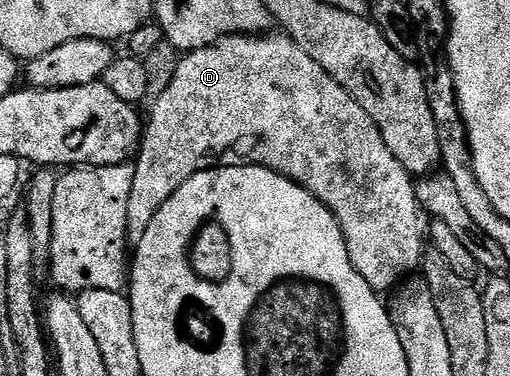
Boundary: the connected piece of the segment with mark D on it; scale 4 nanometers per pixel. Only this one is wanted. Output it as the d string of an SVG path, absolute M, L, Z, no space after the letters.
M266 33L261 37L257 35L229 35L227 39L213 43L211 47L191 51L179 58L176 77L172 77L172 85L168 85L168 89L153 100L154 108L151 109L150 119L148 115L148 122L142 132L142 141L134 163L132 197L128 197L127 240L131 244L137 245L140 237L144 237L152 217L156 217L156 213L160 213L160 205L164 205L164 201L168 201L168 197L172 197L172 193L176 193L176 189L180 189L180 185L184 185L184 181L196 177L196 173L210 171L213 167L236 167L239 165L266 167L269 171L280 173L291 179L296 185L308 189L308 193L312 193L312 197L319 199L334 214L342 230L342 236L346 239L348 257L351 265L356 269L356 273L360 273L360 277L364 277L364 281L368 281L368 285L373 291L390 293L407 276L417 272L422 265L424 223L422 227L423 216L420 214L418 198L414 192L415 180L406 172L404 165L400 165L400 161L396 161L396 157L392 157L392 149L388 149L388 145L384 145L384 137L380 133L376 121L372 121L372 117L368 117L368 113L364 113L364 109L360 109L360 105L350 96L348 89L341 87L330 74L324 69L320 69L320 65L316 65L316 61L312 61L312 57L308 57L308 53L304 53L304 49L300 49L300 45L296 45L285 34L274 34Z

